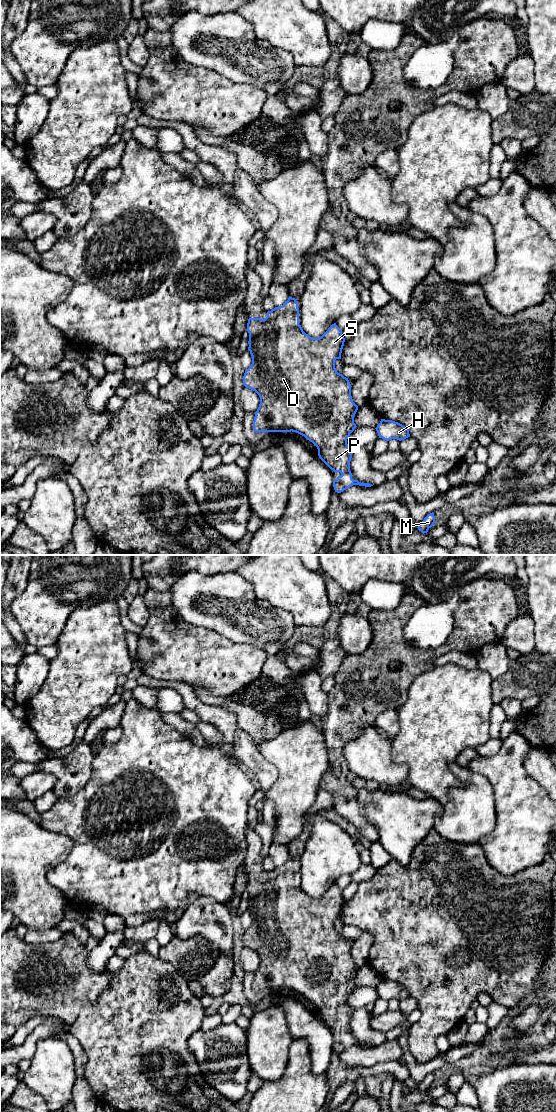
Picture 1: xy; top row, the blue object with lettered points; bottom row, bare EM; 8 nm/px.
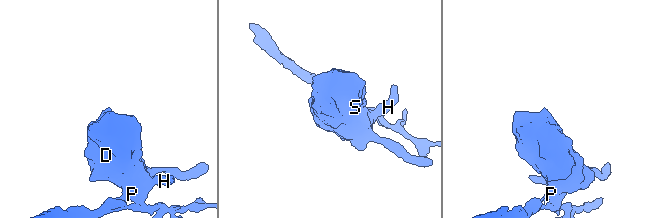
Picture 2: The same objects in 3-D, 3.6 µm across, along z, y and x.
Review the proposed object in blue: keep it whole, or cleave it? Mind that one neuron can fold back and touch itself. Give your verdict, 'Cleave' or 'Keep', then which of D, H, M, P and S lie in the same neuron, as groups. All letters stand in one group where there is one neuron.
Keep. Groups: D H M P S

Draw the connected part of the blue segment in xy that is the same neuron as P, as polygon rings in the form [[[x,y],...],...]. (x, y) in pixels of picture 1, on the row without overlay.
[[[295,858],[288,860],[279,867],[267,872],[265,879],[249,878],[247,889],[249,893],[248,910],[252,916],[252,924],[245,931],[243,944],[255,951],[260,957],[260,964],[254,973],[253,990],[255,992],[296,992],[312,1002],[318,1009],[319,1018],[334,1032],[340,1032],[333,1041],[335,1052],[341,1053],[353,1045],[371,1047],[372,1044],[361,1043],[352,1039],[350,1021],[354,1009],[347,1004],[347,999],[357,987],[354,976],[358,966],[351,956],[351,944],[348,938],[338,933],[335,920],[341,919],[345,898],[342,891],[332,884],[319,898],[310,897],[299,884],[299,868]]]

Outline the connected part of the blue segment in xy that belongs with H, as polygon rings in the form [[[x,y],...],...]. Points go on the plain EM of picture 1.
[[[381,979],[380,983],[375,989],[379,998],[386,1001],[392,999],[401,1001],[410,997],[409,990],[405,986],[392,980]]]

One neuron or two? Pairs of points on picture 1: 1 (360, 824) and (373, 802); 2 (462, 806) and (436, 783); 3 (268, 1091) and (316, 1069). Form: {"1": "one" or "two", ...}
{"1": "two", "2": "two", "3": "two"}

